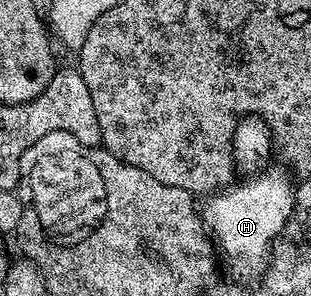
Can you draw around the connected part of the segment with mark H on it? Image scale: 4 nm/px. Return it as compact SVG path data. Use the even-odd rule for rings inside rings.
M261 172L258 176L253 176L250 180L234 183L216 194L210 195L209 200L203 204L203 219L212 239L216 245L225 250L226 254L247 267L253 268L264 265L271 251L271 243L280 235L284 224L289 220L290 213L293 212L293 197L295 195L294 185L288 184L277 172Z

